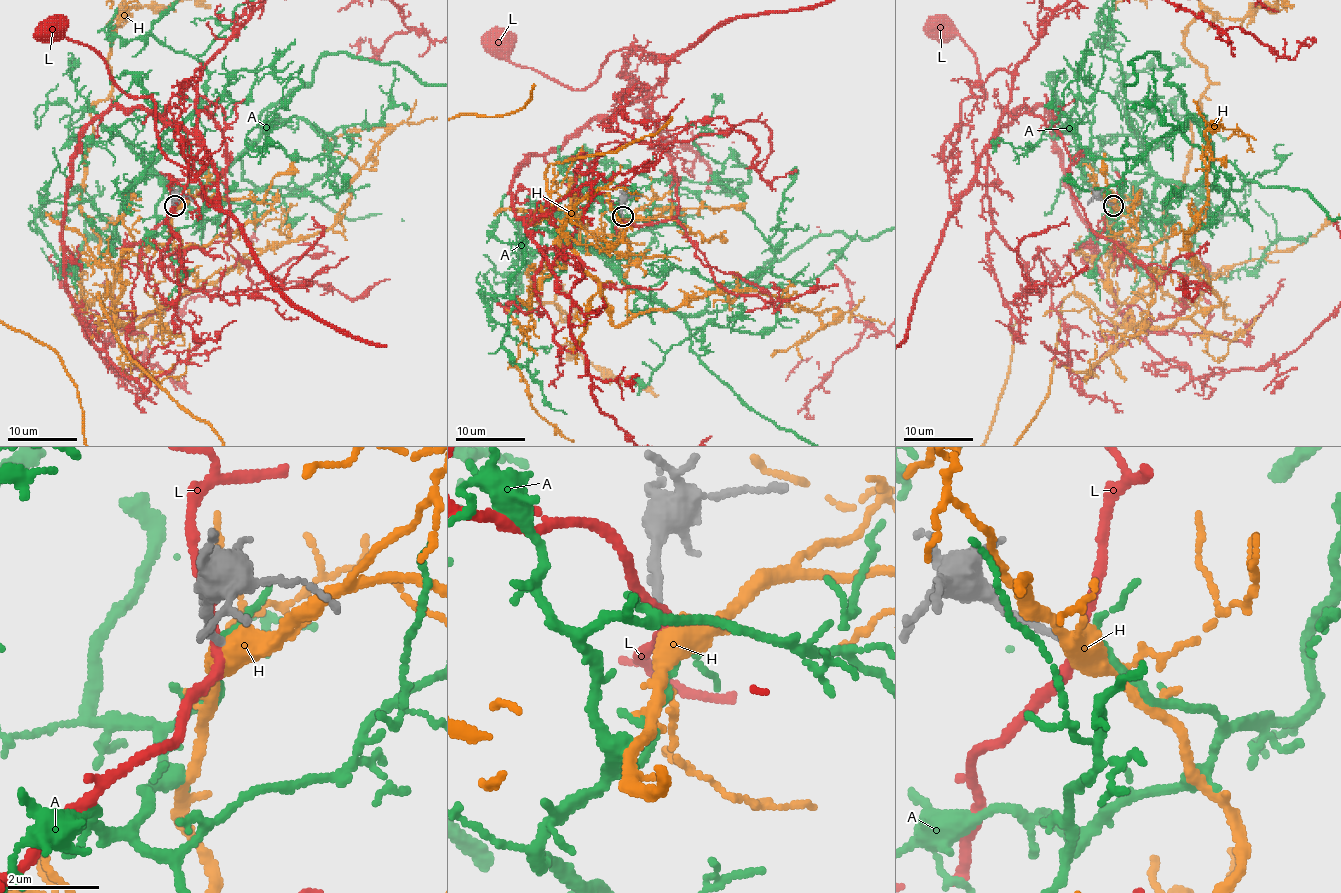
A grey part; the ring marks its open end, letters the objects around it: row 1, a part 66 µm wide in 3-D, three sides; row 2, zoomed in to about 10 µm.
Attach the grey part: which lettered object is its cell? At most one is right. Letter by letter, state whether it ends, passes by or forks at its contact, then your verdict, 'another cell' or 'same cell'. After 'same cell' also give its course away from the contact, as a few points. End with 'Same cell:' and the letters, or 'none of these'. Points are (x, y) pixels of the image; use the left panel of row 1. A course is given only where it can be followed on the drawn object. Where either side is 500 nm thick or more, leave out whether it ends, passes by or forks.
A: it passes by; same cell
H: it passes by; another cell
L: it passes by; another cell
Same cell: A

